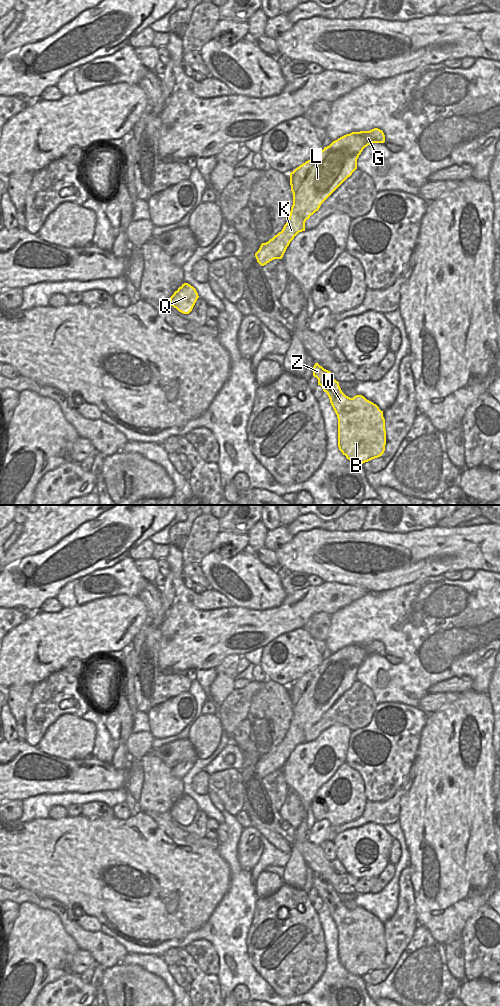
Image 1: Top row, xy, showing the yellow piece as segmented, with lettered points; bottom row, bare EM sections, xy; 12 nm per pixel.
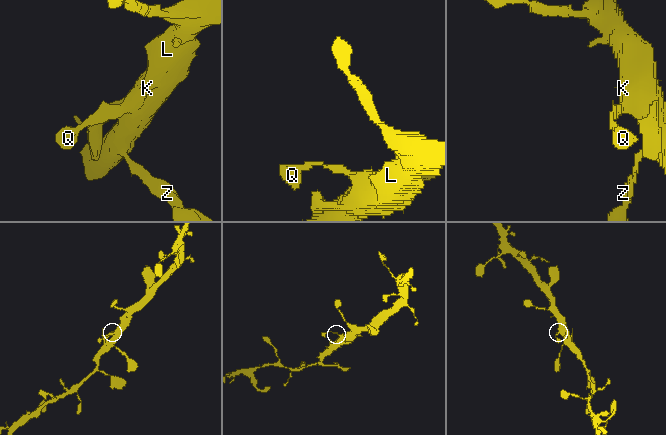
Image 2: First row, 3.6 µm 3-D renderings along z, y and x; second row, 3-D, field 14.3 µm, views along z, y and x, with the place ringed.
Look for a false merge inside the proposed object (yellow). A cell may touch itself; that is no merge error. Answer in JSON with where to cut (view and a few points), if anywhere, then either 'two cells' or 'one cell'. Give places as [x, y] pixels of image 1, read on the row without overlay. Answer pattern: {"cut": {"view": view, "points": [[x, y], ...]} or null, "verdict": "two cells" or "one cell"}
{"cut": null, "verdict": "one cell"}

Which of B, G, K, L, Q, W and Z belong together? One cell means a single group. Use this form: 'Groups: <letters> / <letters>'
Groups: B G K L Q W Z

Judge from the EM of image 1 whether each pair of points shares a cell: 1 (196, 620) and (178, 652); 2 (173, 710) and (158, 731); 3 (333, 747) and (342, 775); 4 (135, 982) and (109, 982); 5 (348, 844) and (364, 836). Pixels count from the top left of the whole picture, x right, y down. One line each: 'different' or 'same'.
1: same
2: same
3: different
4: same
5: same

